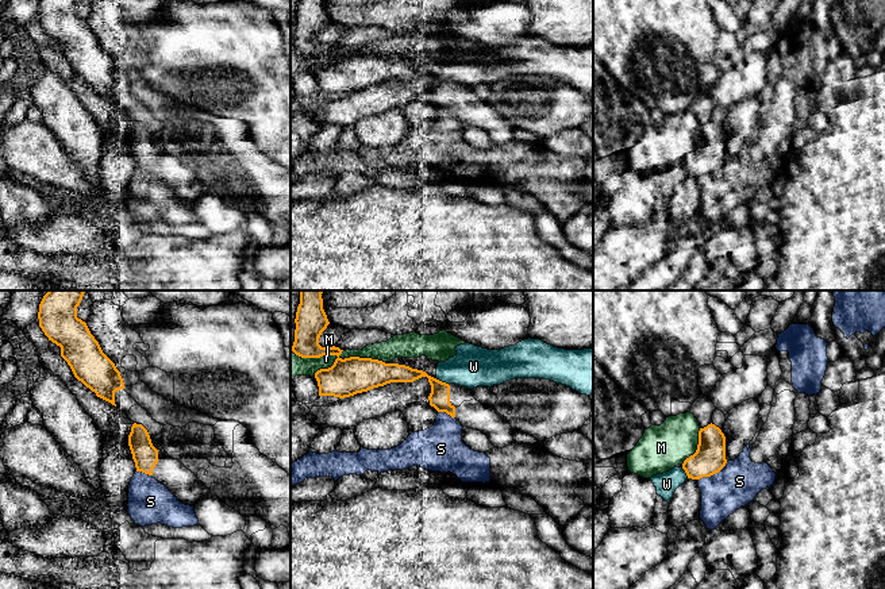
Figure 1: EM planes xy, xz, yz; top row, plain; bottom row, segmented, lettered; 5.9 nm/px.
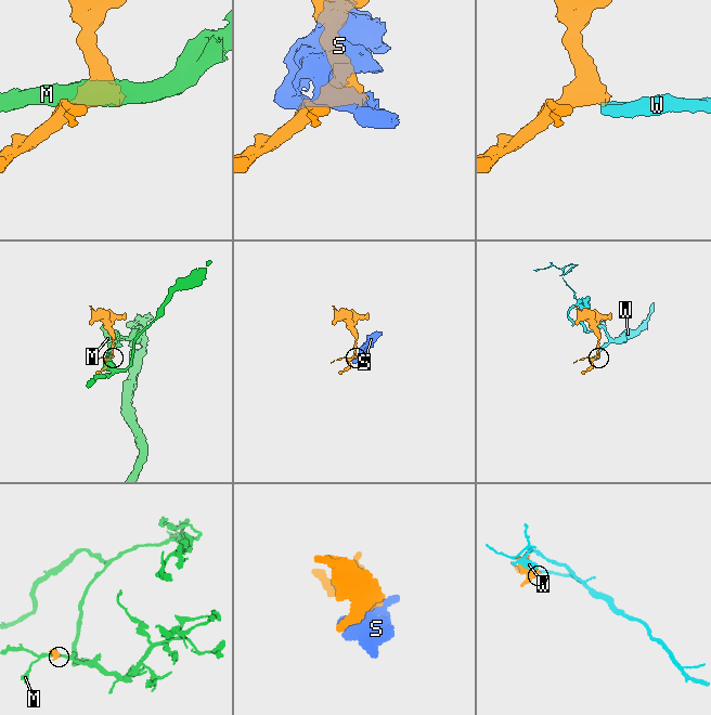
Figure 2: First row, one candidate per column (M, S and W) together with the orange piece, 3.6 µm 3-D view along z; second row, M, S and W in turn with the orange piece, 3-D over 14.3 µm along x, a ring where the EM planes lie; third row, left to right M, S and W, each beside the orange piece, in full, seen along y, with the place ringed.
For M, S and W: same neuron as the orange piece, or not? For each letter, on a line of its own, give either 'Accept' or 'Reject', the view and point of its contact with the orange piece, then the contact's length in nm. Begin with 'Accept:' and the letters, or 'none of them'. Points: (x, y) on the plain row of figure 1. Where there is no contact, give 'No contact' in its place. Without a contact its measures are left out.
Accept: none of them
M: Reject. Touches orange at xz (338, 53). Shared border 550 nm
S: Reject. Touches orange at yz (712, 172). Shared border 220 nm
W: Reject. Touches orange at xz (441, 79). Shared border 90 nm

